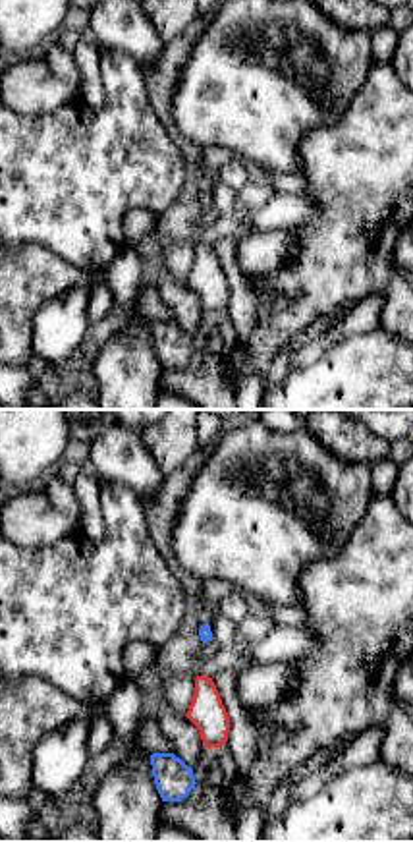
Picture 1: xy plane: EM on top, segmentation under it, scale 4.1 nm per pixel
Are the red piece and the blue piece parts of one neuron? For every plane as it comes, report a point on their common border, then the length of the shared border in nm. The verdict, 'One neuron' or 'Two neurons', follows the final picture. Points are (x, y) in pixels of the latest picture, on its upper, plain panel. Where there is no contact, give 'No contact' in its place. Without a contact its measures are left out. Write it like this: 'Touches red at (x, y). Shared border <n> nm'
No contact

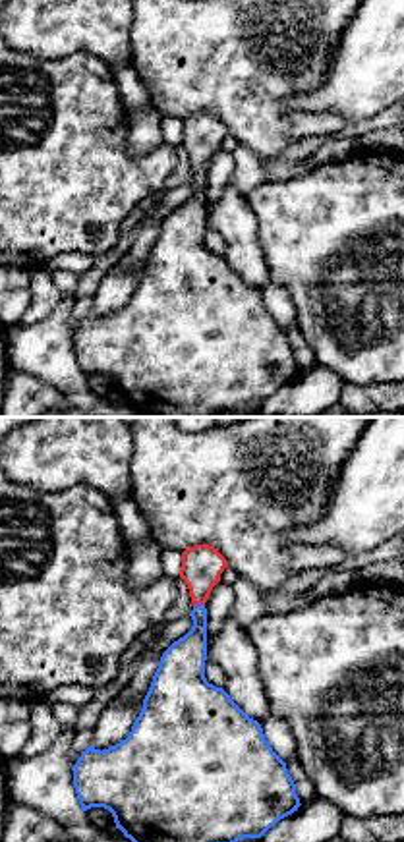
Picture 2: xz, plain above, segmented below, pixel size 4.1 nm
Touches red at (198, 170). Shared border 50 nm

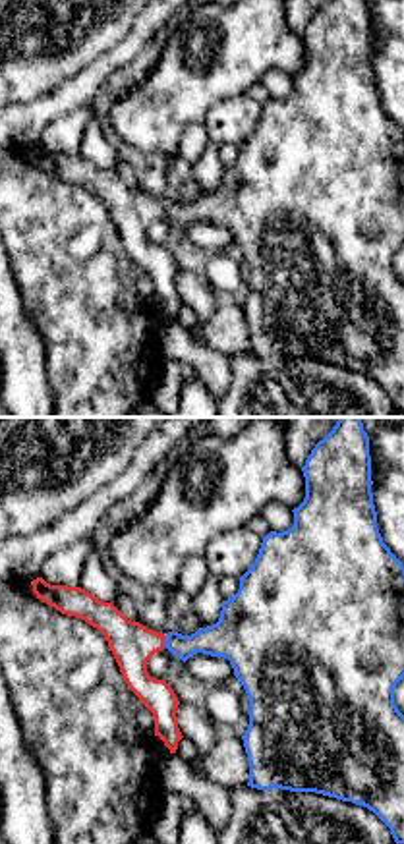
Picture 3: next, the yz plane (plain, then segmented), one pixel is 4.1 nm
Touches red at (163, 209). Shared border 50 nm

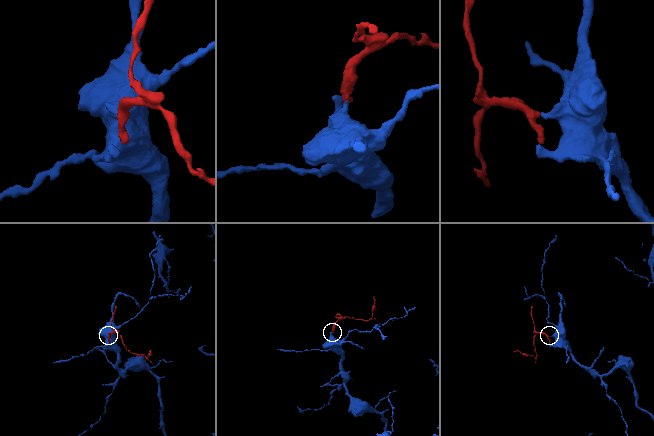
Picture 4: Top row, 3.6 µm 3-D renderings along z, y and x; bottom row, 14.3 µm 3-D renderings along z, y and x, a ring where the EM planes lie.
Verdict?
One neuron

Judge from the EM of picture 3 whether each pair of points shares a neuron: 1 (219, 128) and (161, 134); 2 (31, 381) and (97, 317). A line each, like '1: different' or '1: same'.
1: different
2: different

